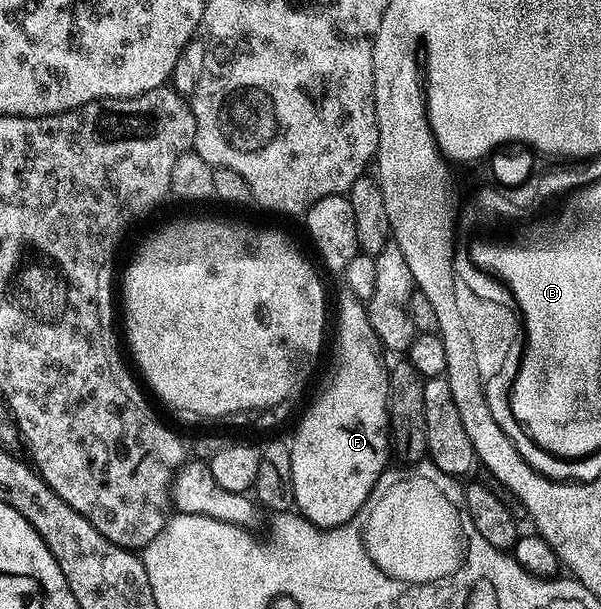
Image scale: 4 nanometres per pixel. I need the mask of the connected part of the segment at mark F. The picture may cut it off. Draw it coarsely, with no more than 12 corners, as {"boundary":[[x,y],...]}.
{"boundary":[[370,312],[289,440],[297,514],[347,523],[392,459],[390,367]]}

